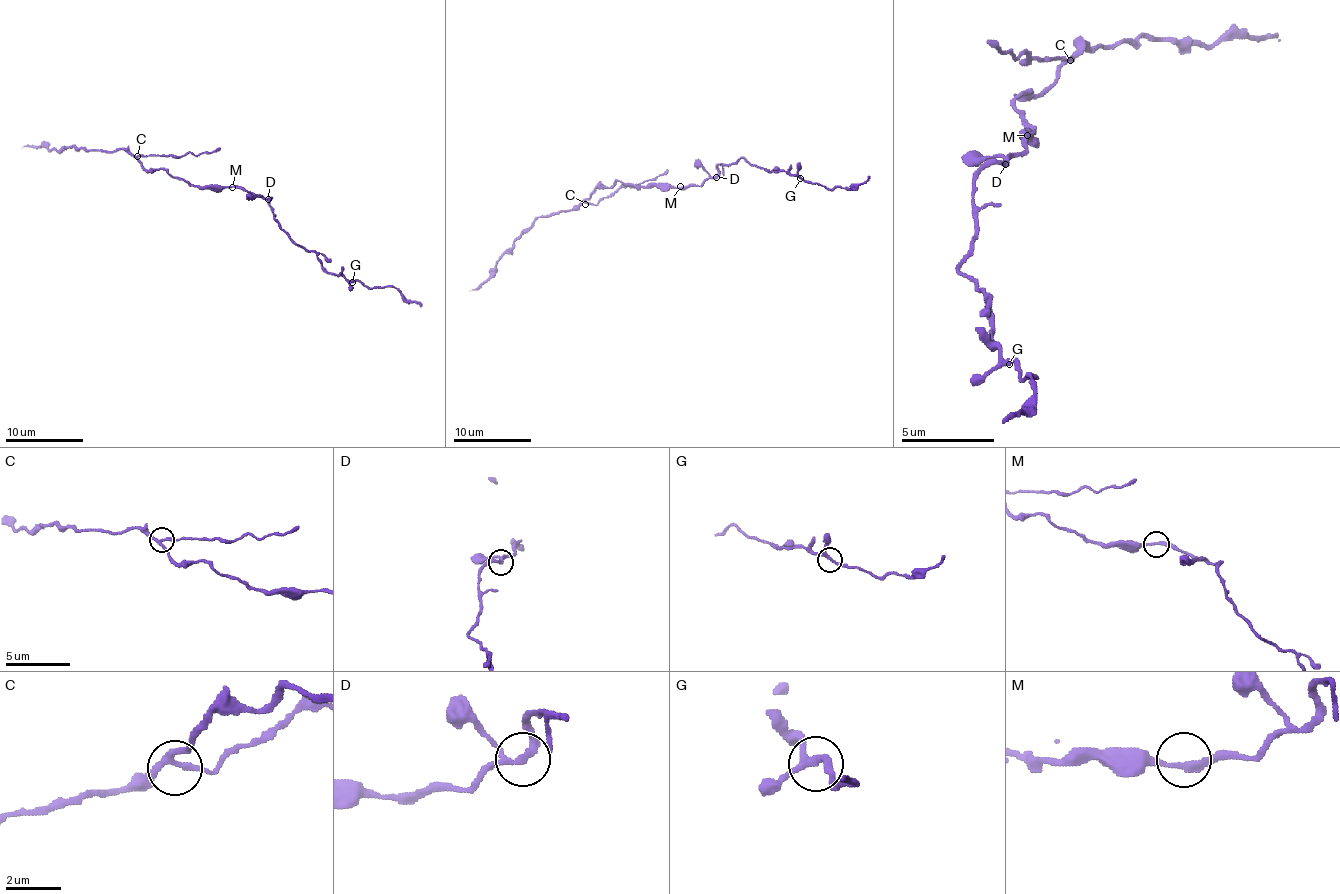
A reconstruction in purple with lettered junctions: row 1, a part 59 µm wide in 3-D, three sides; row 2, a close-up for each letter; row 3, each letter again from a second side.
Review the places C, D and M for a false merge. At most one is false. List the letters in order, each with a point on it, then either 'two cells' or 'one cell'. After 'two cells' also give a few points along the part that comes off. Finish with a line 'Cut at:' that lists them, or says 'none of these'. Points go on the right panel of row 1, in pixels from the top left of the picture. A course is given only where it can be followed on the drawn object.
C: place (1070, 60); one cell
D: place (1005, 164); one cell
M: place (1027, 135); one cell
Cut at: none of these

